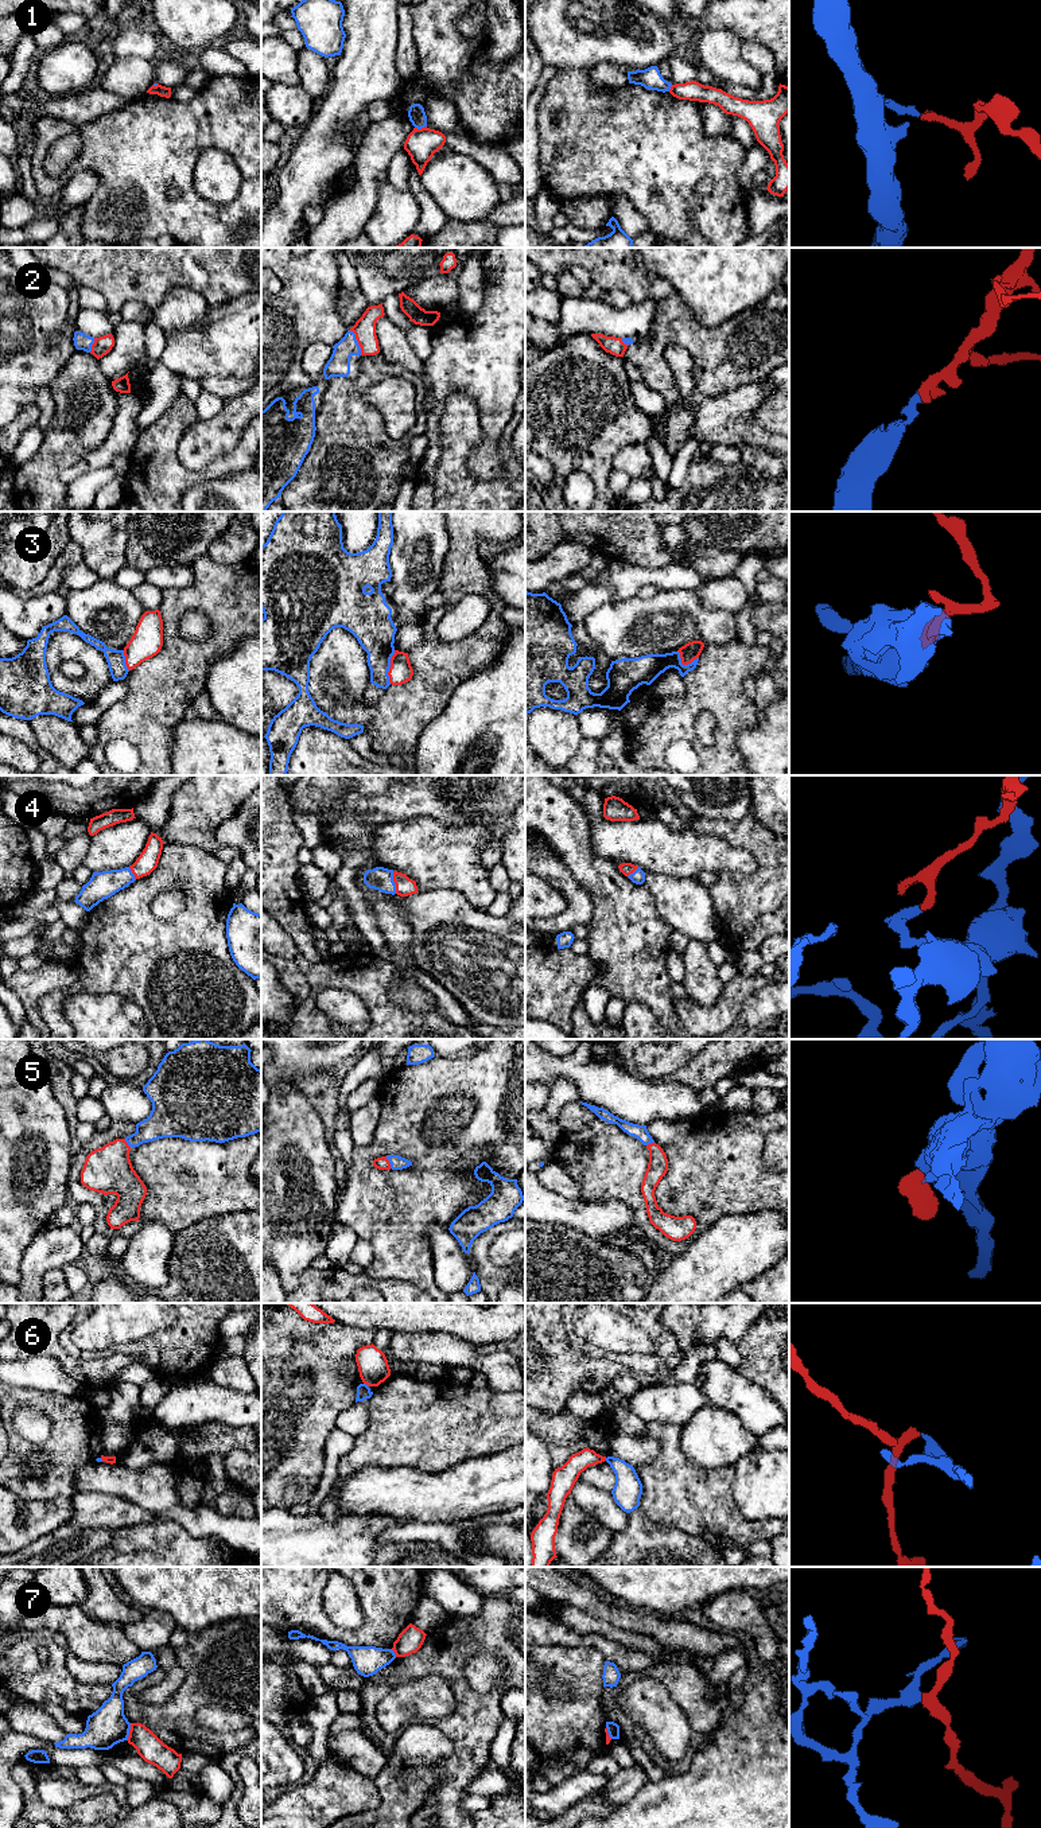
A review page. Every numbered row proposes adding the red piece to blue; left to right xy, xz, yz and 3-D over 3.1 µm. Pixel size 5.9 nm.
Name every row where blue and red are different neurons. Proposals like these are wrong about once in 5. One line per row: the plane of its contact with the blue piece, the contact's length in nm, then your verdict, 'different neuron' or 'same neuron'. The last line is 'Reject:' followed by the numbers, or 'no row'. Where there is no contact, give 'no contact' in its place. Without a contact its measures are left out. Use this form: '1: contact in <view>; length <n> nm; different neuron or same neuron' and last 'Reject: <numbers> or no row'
1: contact in xz; length 70 nm; different neuron
2: contact in xz; length 170 nm; same neuron
3: contact in xz; length 200 nm; different neuron
4: contact in xz; length 140 nm; same neuron
5: contact in xz; length 80 nm; same neuron
6: contact in xz; length 40 nm; different neuron
7: contact in xy; length 110 nm; different neuron
Reject: 1, 3, 6, 7

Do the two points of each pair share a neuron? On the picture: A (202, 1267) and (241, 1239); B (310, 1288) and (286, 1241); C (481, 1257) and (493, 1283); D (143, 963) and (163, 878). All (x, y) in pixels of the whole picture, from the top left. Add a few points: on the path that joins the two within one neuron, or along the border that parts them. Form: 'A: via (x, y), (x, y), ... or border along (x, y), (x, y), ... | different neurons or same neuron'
A: via (212, 1267), (232, 1248) | same neuron
B: border along (310, 1266), (294, 1288) | different neurons
C: via (482, 1264), (490, 1276) | same neuron
D: via (143, 941), (143, 899) | same neuron

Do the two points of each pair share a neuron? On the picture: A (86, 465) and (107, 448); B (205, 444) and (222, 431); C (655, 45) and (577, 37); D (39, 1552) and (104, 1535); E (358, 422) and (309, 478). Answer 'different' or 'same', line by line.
A: same
B: same
C: same
D: same
E: same

